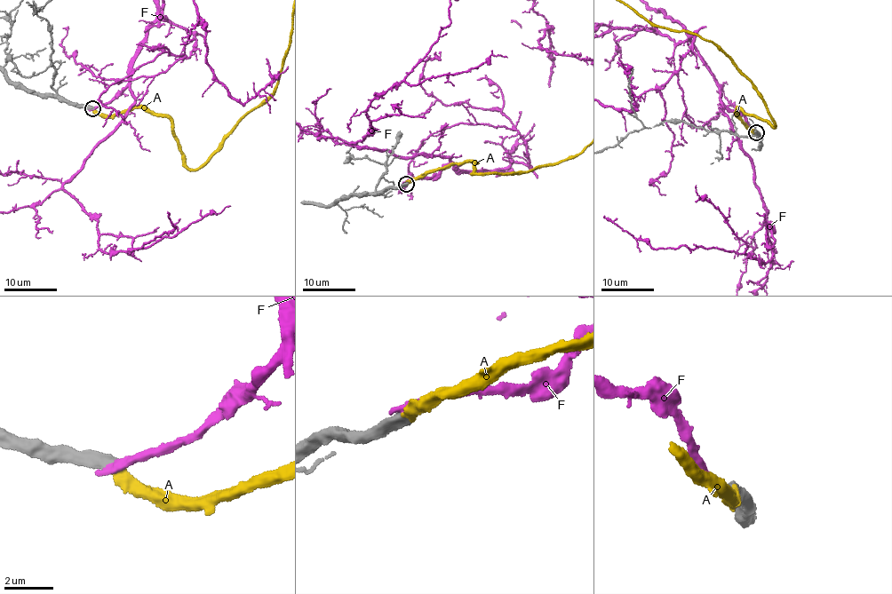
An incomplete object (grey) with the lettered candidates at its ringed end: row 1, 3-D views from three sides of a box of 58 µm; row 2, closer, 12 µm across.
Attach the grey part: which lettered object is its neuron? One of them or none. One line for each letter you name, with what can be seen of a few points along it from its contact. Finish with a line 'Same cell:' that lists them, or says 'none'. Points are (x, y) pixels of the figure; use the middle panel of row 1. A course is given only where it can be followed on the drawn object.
Same cell: A

